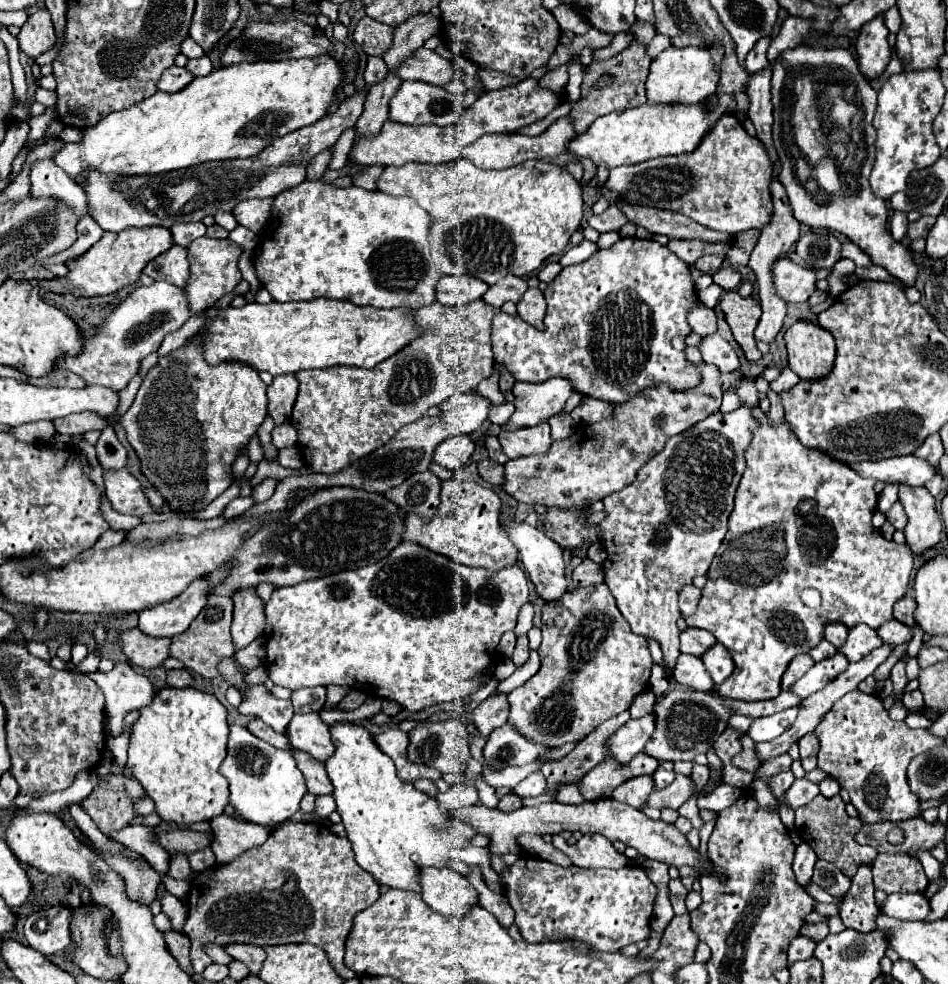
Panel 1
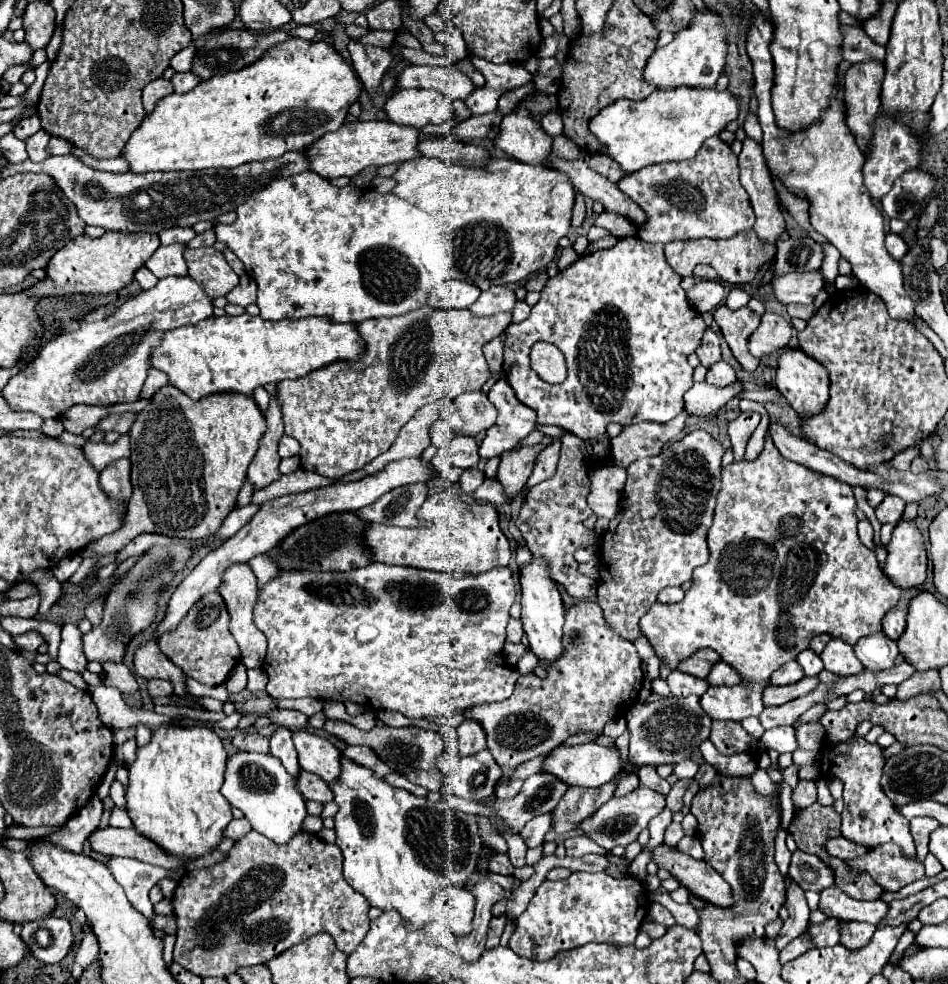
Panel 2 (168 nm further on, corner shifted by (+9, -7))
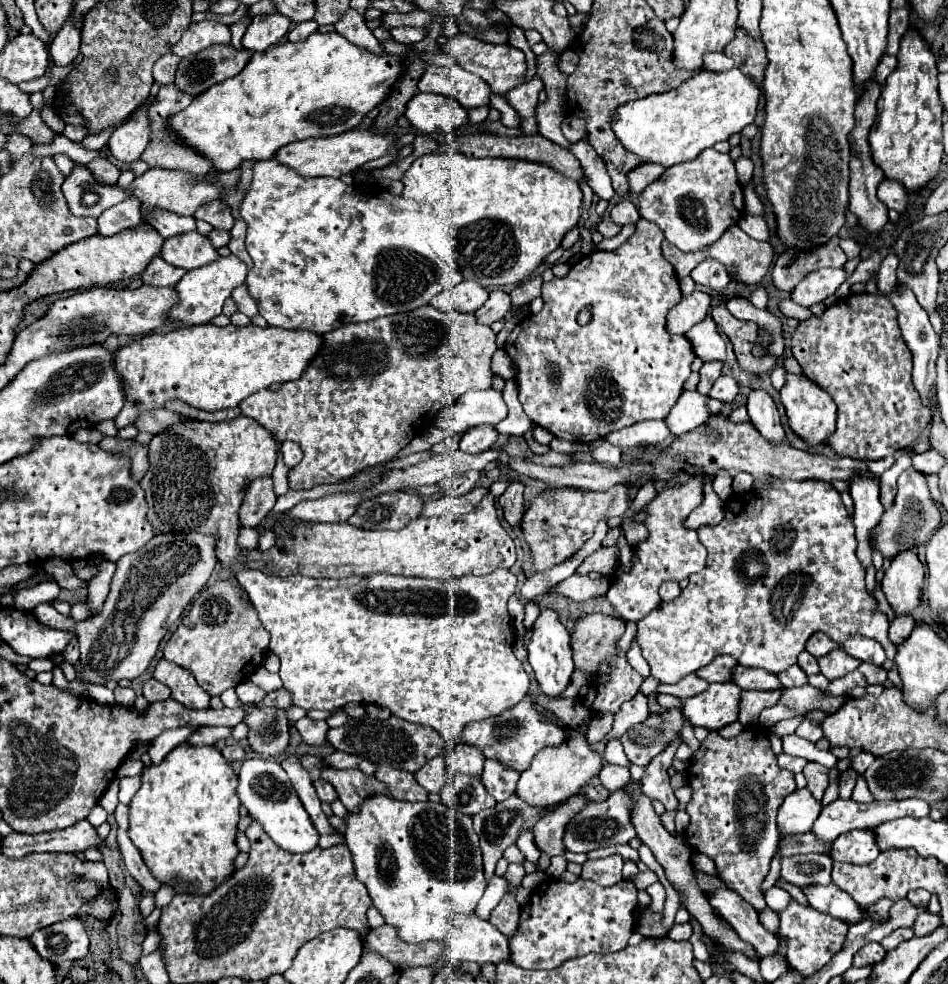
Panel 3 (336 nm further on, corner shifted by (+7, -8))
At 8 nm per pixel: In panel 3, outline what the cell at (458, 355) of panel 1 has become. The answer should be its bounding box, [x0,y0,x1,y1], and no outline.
[240,306,498,490]

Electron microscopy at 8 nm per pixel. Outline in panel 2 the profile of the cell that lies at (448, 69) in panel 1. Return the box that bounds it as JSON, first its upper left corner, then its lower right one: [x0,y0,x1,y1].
[398,65,474,99]

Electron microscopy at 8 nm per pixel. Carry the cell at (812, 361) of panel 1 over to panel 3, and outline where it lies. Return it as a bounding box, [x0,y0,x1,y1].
[780,374,838,446]

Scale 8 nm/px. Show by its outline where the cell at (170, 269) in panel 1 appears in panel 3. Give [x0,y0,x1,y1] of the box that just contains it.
[160,232,218,270]

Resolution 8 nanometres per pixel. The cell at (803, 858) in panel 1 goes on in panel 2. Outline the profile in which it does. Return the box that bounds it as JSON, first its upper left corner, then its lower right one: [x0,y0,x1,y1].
[776,875,810,949]

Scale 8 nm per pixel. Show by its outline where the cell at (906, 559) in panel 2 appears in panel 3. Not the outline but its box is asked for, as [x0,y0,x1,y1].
[882,552,924,614]

